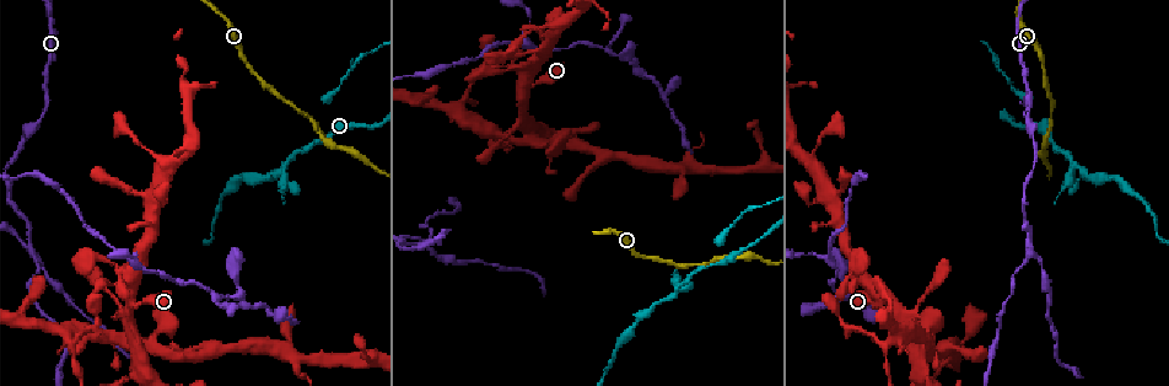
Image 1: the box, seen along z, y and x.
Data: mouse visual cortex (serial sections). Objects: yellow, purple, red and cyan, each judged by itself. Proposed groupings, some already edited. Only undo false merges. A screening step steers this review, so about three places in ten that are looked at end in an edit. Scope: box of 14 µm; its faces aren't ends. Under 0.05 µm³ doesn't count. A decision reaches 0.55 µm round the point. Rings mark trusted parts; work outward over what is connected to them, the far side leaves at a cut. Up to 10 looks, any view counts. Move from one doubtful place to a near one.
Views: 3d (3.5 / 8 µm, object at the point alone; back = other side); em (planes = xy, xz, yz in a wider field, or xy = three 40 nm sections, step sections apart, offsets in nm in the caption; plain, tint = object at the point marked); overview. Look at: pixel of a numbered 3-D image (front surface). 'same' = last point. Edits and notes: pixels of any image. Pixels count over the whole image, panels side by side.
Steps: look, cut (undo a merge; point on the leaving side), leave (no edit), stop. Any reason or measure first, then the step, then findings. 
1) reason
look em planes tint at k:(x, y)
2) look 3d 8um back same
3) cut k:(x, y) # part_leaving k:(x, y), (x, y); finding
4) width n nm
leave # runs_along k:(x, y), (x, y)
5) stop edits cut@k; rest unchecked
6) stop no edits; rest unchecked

a fork
look 3d 3.5um at 1:(678, 288)

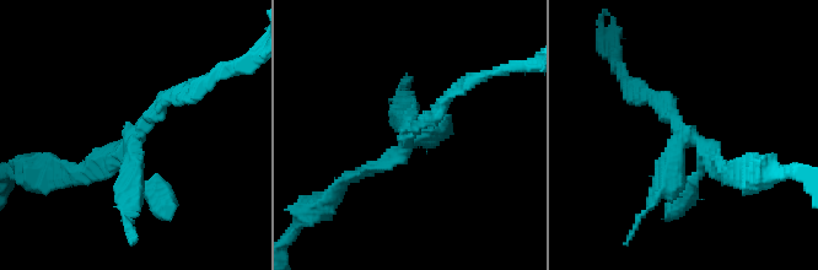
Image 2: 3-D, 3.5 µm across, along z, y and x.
look em xy step 1 tint at 2:(683, 133)

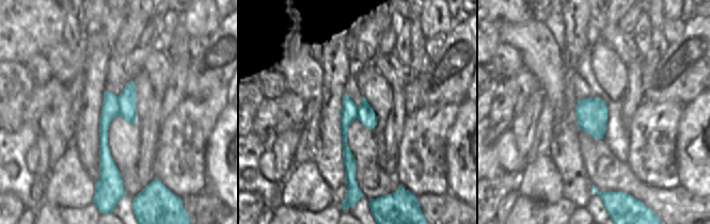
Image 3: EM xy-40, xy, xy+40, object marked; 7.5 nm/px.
cut 2:(133, 211) # two cells meet here

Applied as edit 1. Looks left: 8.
look overview

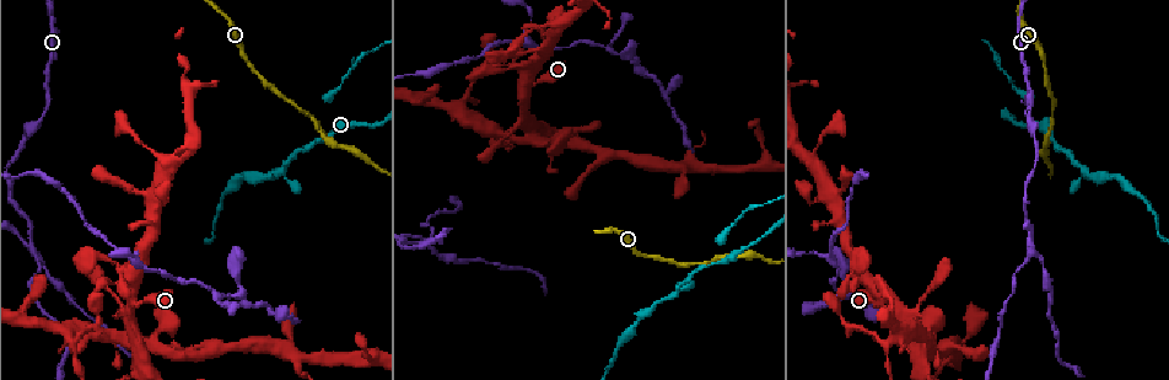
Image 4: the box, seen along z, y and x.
narrows sharply
look 3d 8um back at 4:(815, 202)

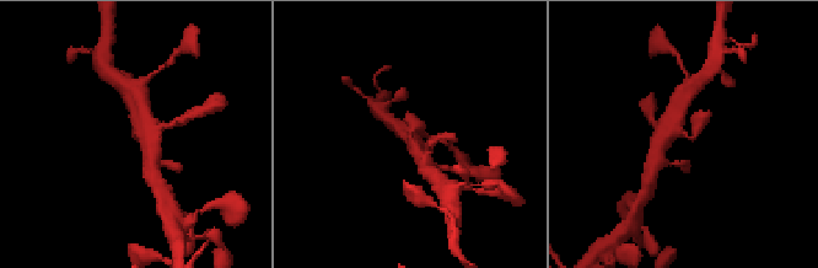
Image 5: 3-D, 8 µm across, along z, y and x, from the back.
now the EM
look em xy step 3 tint at 5:(686, 134)

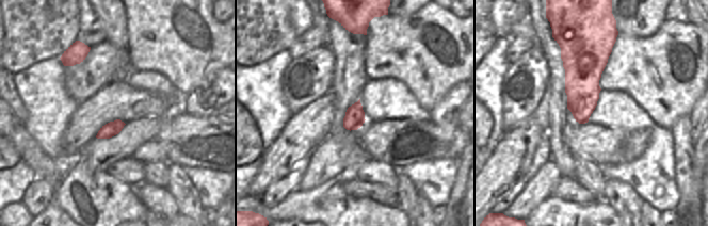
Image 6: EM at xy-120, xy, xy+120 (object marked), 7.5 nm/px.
leave # runs_along 5:(660, 137), (692, 139), (705, 116); all the same cell

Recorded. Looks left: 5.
four-way junction
look 3d 8um at 4:(138, 345)

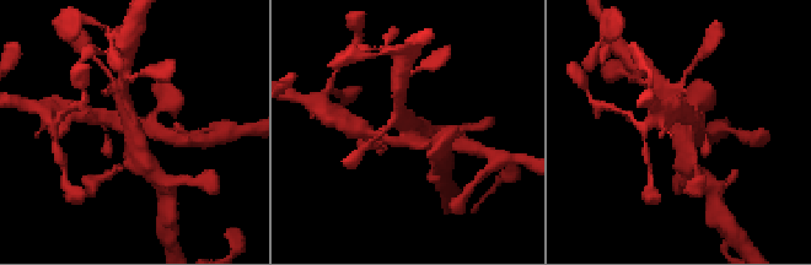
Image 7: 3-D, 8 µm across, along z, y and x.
shape alone is not enough
look em xy step 5 tint at 7:(132, 132)

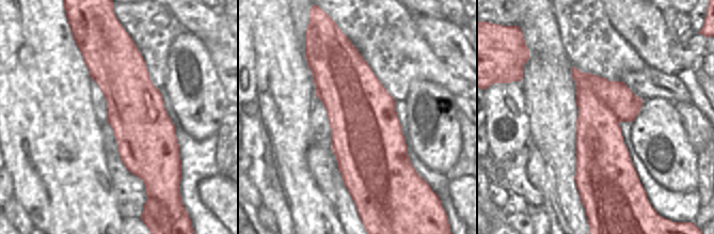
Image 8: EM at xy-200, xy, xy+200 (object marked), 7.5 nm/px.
arms 4
leave # runs_along 7:(125, 102), (132, 130), (164, 134); all the same cell

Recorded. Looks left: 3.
look 3d 3.5um at 4:(1032, 251)

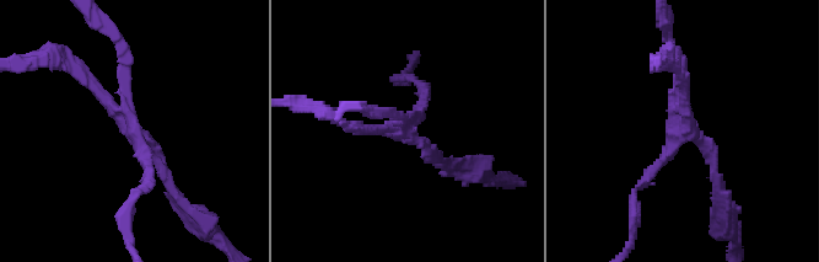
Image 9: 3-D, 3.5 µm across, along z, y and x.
arms 4; arm_widths 150, 150, 150, 150 nm
look em xy step 2 plain at 9:(685, 126)

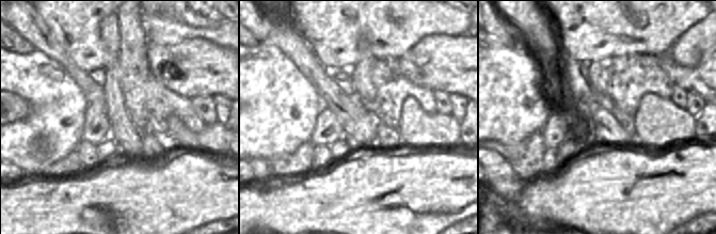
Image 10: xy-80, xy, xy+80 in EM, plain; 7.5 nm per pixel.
look em xy step 2 tint same

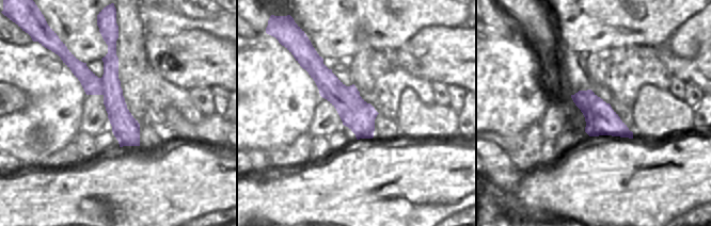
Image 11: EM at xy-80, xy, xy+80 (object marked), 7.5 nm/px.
width 240 nm
cut 9:(85, 75) # part_leaving 9:(687, 121), (715, 155), (723, 212); two cells meet here

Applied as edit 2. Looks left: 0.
stop edits cut@2, cut@9; rest unchecked

